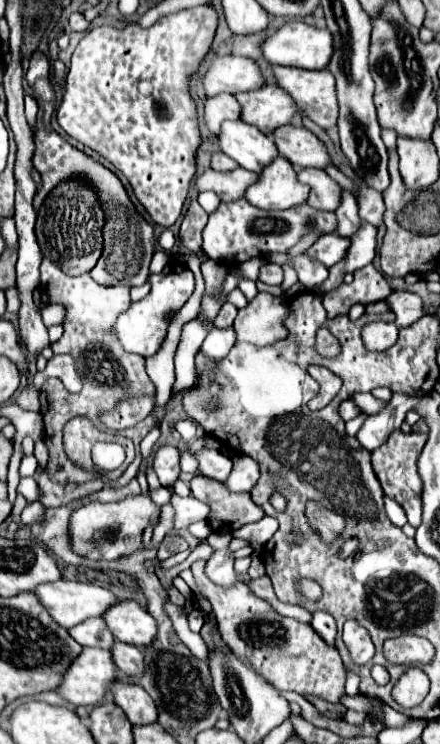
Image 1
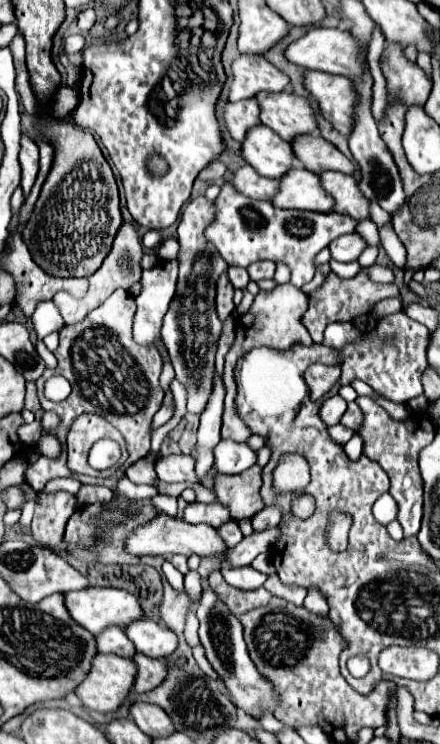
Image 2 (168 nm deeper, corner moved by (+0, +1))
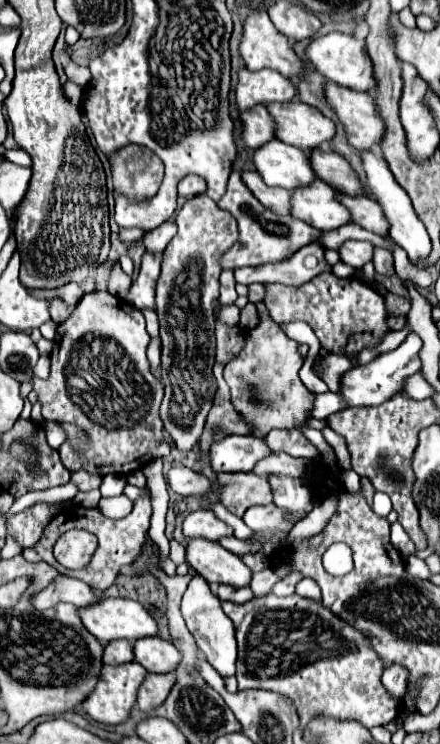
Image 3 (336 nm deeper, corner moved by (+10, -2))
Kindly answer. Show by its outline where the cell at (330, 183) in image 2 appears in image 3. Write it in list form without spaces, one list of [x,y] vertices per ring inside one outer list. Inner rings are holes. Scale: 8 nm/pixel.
[[[339,193],[339,201],[351,211],[353,221],[377,235],[389,235],[389,221],[385,221],[385,215],[381,213],[381,207],[369,197],[349,197]]]

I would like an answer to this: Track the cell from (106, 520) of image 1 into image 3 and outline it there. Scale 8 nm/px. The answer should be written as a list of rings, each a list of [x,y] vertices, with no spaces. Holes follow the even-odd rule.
[[[189,539],[187,563],[209,583],[249,587],[253,571],[241,561],[239,555],[223,549],[219,543]]]

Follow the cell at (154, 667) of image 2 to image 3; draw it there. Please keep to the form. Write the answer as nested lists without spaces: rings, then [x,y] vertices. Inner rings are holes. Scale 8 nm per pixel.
[[[175,673],[147,675],[143,685],[139,687],[139,697],[137,697],[139,709],[143,713],[151,713],[153,709],[157,709],[157,705],[163,705],[165,697],[169,695],[169,689],[175,685],[175,681],[177,681]]]

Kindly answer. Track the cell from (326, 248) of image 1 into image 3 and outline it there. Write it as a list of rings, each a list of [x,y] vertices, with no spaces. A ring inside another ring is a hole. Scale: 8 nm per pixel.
[[[347,241],[339,253],[341,253],[341,261],[355,267],[355,269],[361,269],[365,263],[373,261],[373,243],[369,241]]]

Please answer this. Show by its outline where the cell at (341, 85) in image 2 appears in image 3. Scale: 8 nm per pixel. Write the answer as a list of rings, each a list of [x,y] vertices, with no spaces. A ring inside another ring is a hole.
[[[325,83],[325,95],[339,115],[339,121],[347,131],[347,139],[355,149],[365,151],[381,143],[385,121],[377,117],[377,105],[373,105],[373,97],[369,97],[369,93]]]

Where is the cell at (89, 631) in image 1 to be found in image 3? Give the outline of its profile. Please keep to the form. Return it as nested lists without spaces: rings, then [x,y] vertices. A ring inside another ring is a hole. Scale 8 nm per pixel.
[[[119,639],[119,641],[111,641],[105,645],[105,655],[103,655],[103,663],[105,665],[121,665],[121,663],[131,663],[135,659],[133,653],[133,643]]]

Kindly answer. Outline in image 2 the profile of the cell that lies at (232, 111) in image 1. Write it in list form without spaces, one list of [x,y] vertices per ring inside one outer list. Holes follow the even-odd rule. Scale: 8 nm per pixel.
[[[255,98],[251,100],[239,100],[239,102],[227,102],[223,110],[223,120],[227,126],[227,132],[233,140],[243,142],[245,130],[259,124],[259,104]]]

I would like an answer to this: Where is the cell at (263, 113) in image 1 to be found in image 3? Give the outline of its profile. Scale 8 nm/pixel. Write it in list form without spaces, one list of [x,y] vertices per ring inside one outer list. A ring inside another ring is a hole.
[[[303,101],[271,103],[267,109],[277,119],[277,139],[287,145],[313,151],[335,137],[335,123]]]

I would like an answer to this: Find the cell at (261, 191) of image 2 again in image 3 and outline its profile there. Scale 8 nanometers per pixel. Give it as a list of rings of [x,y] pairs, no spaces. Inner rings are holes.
[[[245,171],[243,181],[253,191],[253,195],[263,203],[265,209],[277,215],[291,215],[291,193],[287,189],[265,185],[257,171]]]

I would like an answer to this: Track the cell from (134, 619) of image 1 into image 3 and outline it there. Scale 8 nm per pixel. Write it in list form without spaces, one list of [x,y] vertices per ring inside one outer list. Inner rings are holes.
[[[145,637],[135,643],[135,661],[141,663],[149,673],[169,673],[177,669],[181,653],[169,641]]]

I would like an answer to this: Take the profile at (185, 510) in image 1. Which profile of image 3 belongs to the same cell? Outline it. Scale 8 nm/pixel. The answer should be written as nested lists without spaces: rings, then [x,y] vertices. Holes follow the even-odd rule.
[[[199,509],[195,513],[189,513],[183,521],[183,535],[187,539],[201,537],[207,541],[219,541],[223,537],[233,535],[233,529],[223,523],[219,517],[215,517],[213,511],[209,509]]]

